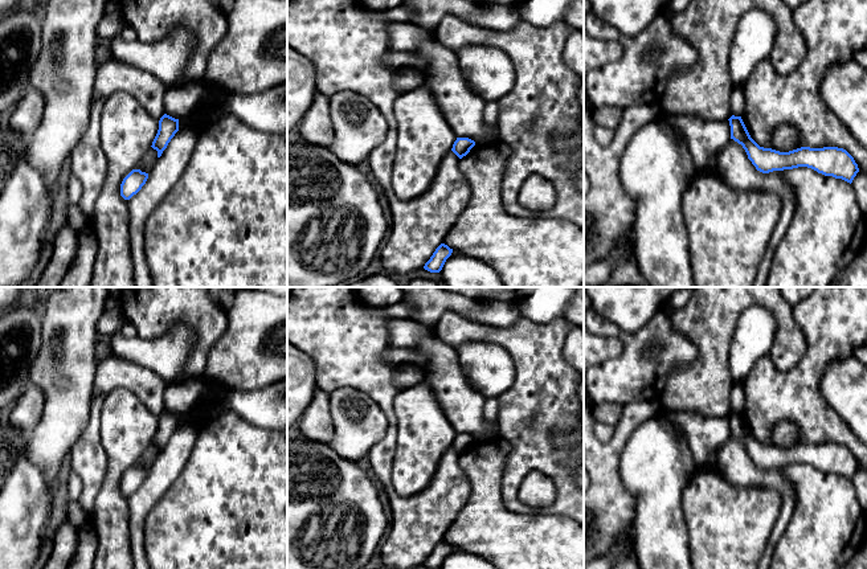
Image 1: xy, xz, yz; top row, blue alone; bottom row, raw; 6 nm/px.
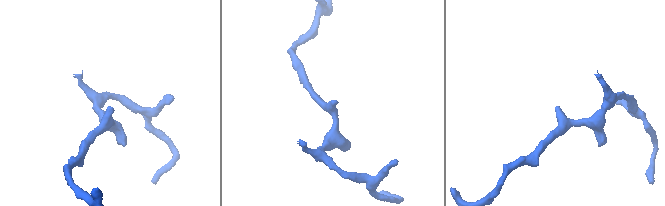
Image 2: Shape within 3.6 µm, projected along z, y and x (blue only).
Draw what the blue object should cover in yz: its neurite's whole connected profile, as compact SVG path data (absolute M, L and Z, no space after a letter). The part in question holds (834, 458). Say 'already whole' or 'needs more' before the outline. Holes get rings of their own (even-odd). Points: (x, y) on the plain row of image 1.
already whole | M732 412L728 417L731 422L731 435L743 442L748 455L756 466L762 470L807 463L825 472L842 475L851 480L859 468L854 454L843 445L801 443L789 449L780 449L772 445L760 443L751 434L741 413Z

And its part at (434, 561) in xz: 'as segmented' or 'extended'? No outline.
as segmented

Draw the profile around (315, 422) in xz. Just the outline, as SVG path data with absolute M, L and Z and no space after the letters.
M316 388L310 405L302 413L298 423L302 435L311 441L330 445L334 435L334 422L326 392Z

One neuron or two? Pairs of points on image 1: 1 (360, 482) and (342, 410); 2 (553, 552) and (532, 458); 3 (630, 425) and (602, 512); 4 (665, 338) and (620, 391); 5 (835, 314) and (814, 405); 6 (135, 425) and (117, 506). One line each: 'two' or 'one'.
1: two
2: two
3: one
4: one
5: one
6: one

